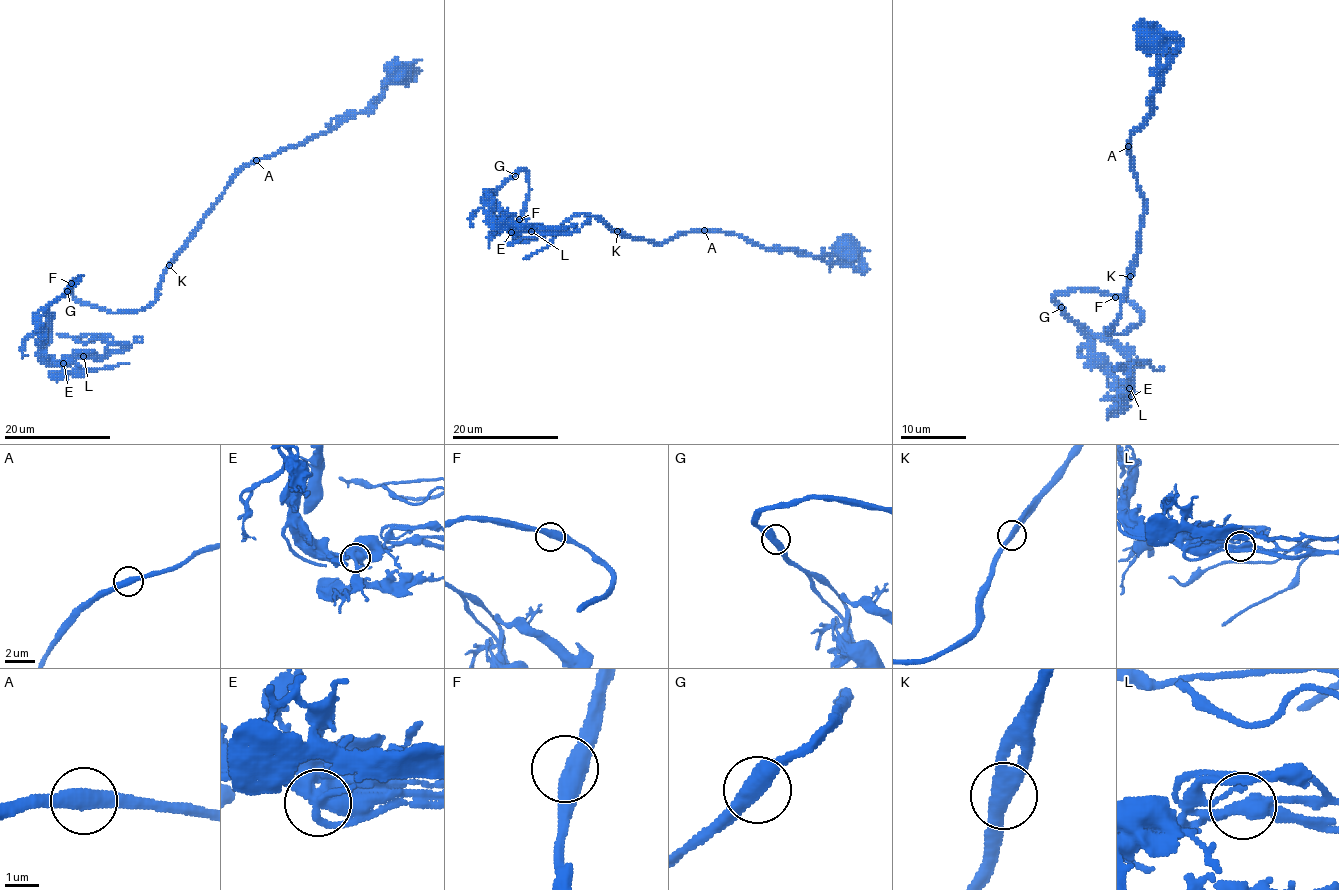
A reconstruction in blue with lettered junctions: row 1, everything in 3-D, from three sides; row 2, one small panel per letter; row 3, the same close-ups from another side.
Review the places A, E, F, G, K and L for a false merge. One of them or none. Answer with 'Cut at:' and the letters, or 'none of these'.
Cut at: none of these

